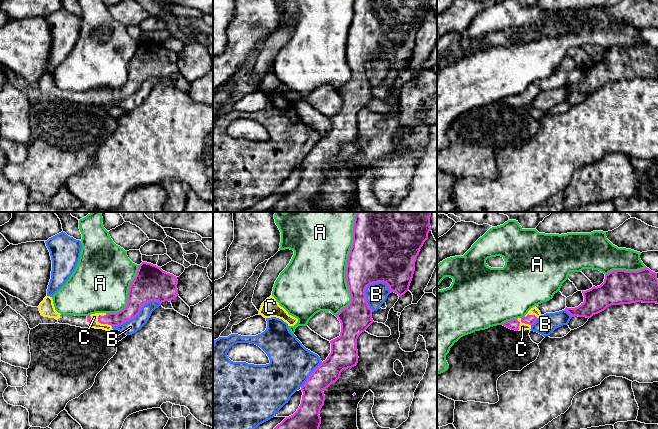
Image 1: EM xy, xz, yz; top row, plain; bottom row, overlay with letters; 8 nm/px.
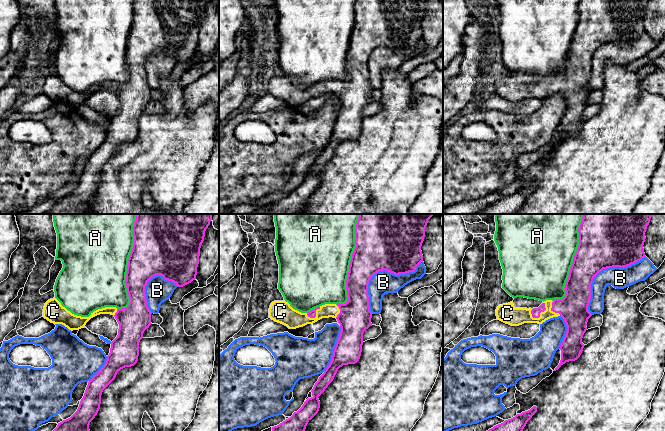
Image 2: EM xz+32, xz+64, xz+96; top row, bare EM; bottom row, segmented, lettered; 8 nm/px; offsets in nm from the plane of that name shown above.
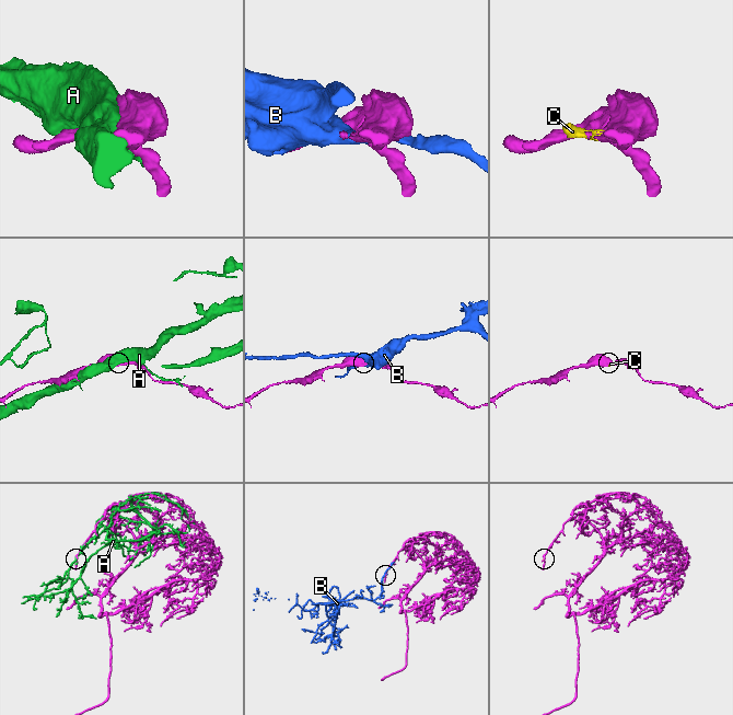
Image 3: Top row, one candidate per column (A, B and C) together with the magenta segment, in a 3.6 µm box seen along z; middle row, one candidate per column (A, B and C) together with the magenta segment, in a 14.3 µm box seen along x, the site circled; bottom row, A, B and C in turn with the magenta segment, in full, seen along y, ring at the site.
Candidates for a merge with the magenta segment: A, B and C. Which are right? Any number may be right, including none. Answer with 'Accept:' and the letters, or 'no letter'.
Accept: C

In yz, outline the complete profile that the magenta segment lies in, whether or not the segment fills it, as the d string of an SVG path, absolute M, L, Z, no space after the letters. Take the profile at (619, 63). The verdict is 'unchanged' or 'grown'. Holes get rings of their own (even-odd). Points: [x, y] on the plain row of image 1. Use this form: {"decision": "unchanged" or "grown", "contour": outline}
{"decision": "unchanged", "contour": "M649 44L638 47L613 46L605 50L600 62L582 67L584 78L575 84L565 84L571 93L591 94L611 81L636 78L658 80L657 49Z"}

